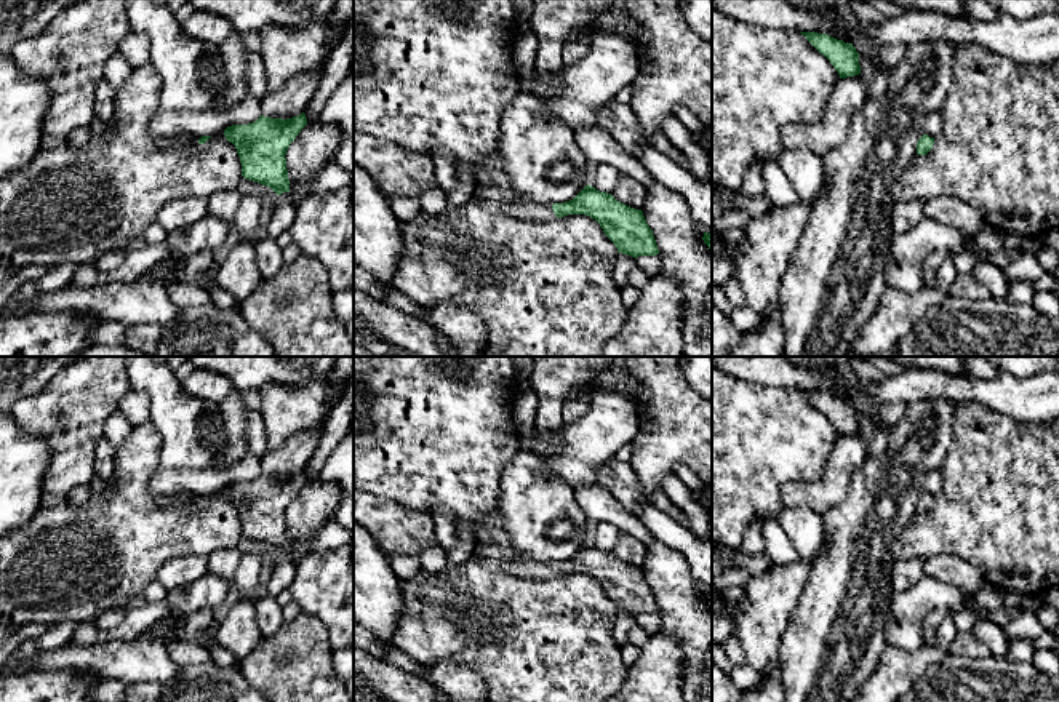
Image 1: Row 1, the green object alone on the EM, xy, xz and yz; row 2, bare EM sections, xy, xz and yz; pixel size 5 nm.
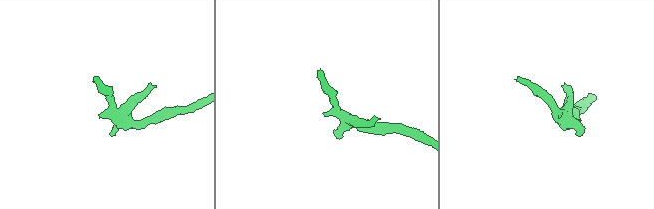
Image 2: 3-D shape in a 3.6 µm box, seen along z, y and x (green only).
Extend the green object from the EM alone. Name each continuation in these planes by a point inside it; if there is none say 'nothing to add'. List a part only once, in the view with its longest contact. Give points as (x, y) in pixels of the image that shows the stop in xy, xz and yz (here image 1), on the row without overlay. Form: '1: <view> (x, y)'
1: xz (520, 566)

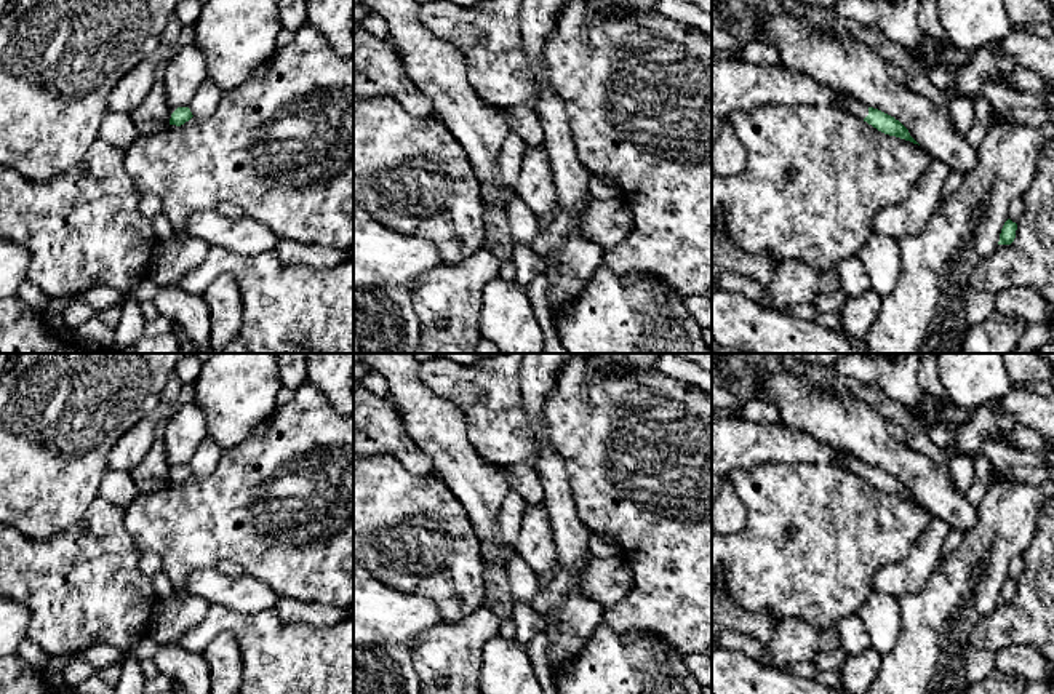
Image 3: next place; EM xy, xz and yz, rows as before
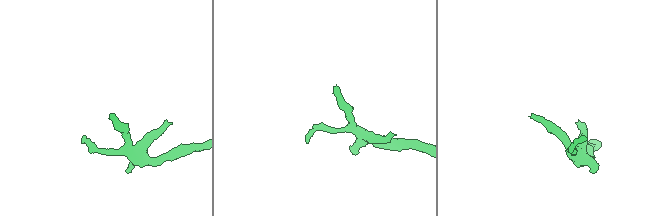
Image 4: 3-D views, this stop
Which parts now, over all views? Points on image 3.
1: yz (853, 464)

